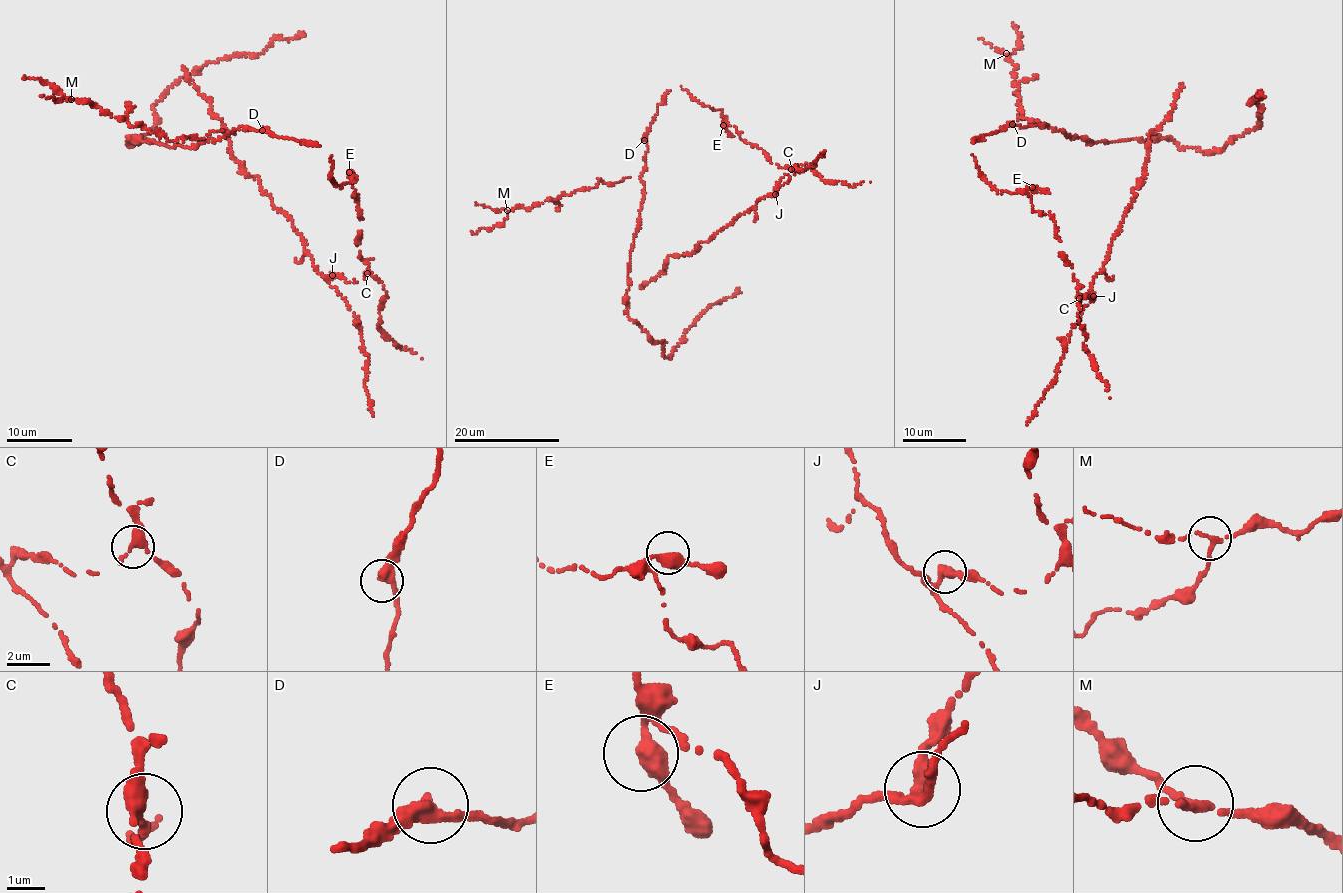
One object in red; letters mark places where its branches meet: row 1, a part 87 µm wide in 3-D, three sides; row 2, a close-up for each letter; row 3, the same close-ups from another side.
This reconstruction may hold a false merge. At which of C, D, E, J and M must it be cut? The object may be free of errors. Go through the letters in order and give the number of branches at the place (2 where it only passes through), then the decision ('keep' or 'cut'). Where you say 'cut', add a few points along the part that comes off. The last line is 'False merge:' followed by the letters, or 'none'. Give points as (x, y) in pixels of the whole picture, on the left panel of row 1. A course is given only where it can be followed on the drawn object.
C: 2 | keep
D: 2 | keep
E: 2 | keep
J: 3 | cut | (332, 275), (318, 272), (289, 217), (273, 206), (257, 179), (242, 172), (221, 121), (211, 114), (183, 65)
M: 3 | keep
False merge: J

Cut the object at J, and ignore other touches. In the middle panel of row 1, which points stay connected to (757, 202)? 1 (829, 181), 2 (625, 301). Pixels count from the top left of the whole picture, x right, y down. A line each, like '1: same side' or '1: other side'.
1: other side
2: other side

